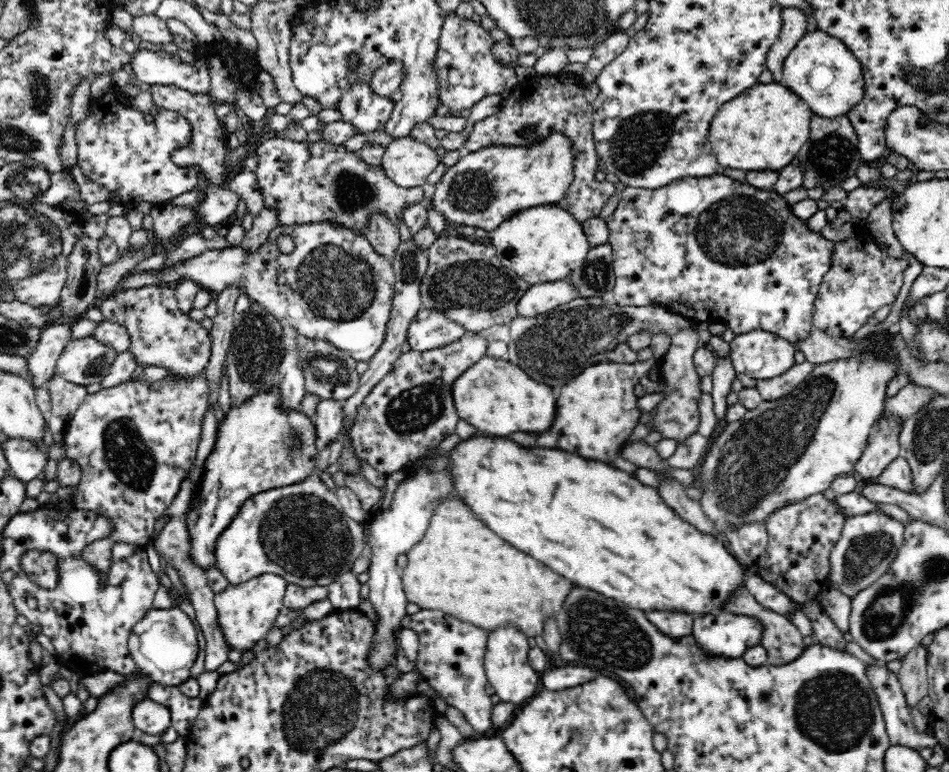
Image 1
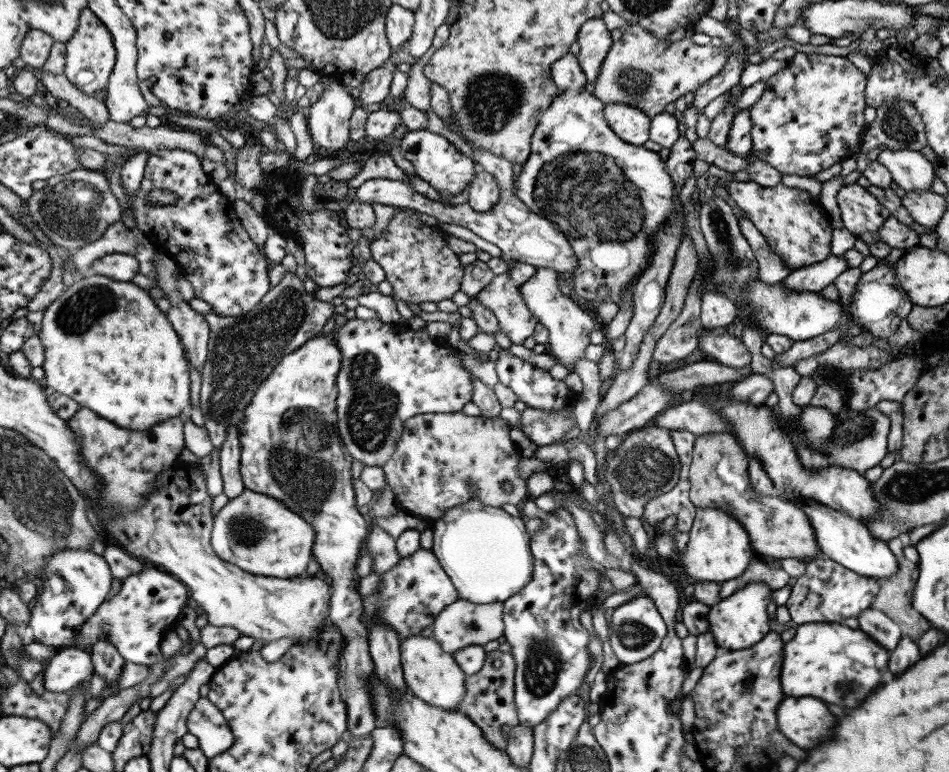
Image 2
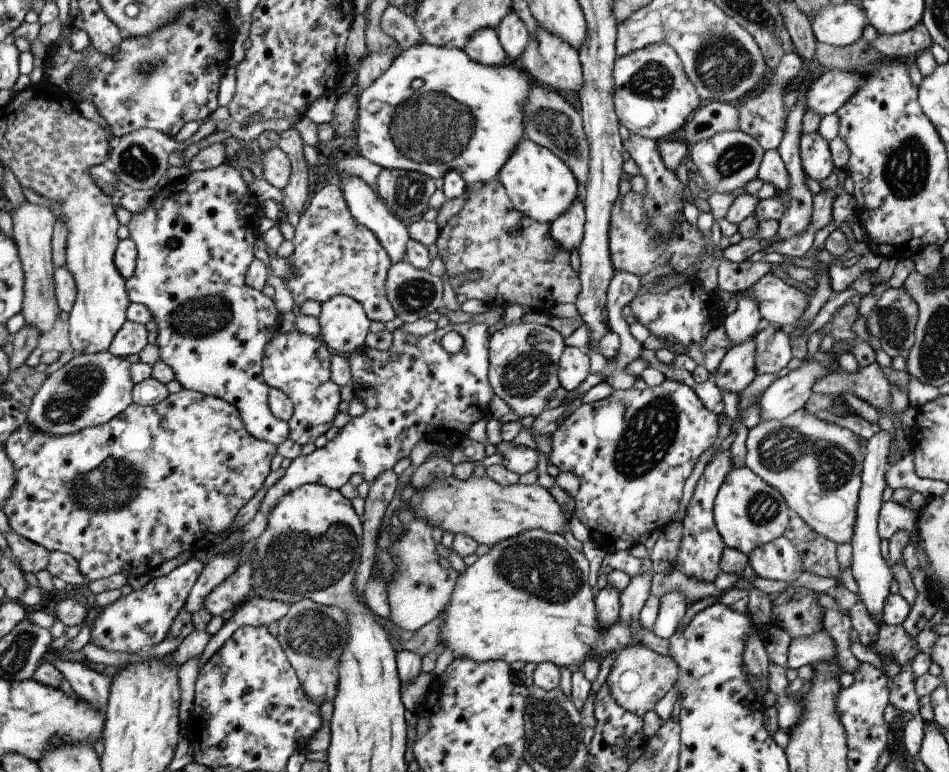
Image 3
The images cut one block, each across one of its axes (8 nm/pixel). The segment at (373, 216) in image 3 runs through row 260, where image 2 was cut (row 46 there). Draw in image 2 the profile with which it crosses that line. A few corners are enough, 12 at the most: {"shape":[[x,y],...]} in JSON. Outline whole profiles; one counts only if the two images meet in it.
{"shape":[[397,3],[388,7],[384,33],[398,50],[412,33],[414,12]]}

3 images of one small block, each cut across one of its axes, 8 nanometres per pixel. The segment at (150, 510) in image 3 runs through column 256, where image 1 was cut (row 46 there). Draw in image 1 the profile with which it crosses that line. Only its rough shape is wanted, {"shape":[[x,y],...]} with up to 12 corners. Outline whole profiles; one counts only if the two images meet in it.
{"shape":[[446,17],[435,60],[441,104],[506,98],[524,74],[490,53],[490,31]]}

